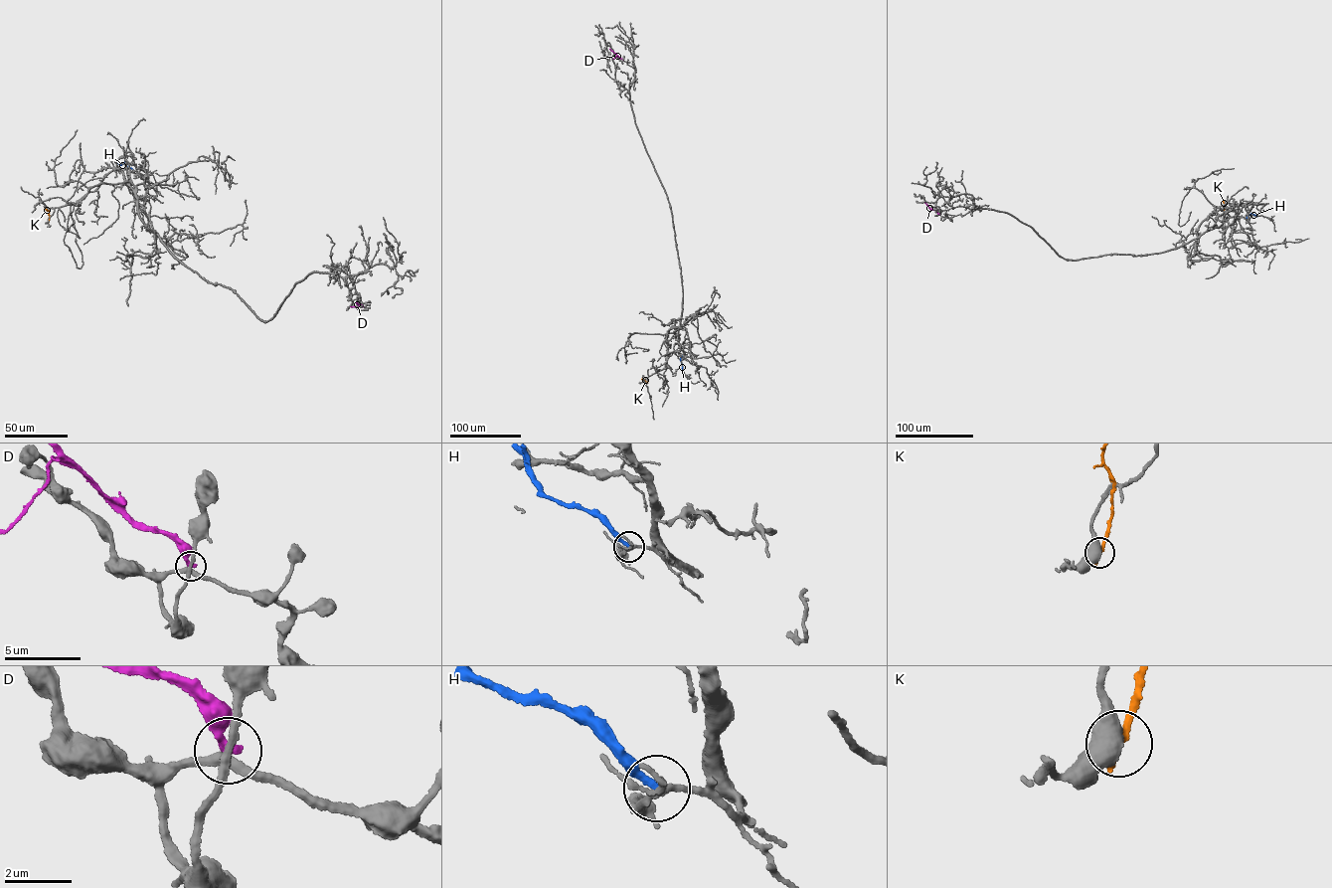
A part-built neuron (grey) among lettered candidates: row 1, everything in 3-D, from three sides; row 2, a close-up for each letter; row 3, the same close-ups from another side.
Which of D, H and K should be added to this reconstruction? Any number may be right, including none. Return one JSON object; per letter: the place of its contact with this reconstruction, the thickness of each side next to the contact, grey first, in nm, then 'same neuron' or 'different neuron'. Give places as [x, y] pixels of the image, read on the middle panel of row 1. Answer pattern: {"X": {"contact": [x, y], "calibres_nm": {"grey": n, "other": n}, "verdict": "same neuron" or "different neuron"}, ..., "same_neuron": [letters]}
{"D": {"contact": [622, 60], "calibres_nm": {"grey": 280, "other": 360}, "verdict": "different neuron"}, "H": {"contact": [683, 355], "calibres_nm": {"grey": 150, "other": 260}, "verdict": "different neuron"}, "K": {"contact": [647, 383], "calibres_nm": {"grey": 550, "other": 240}, "verdict": "different neuron"}, "same_neuron": []}

